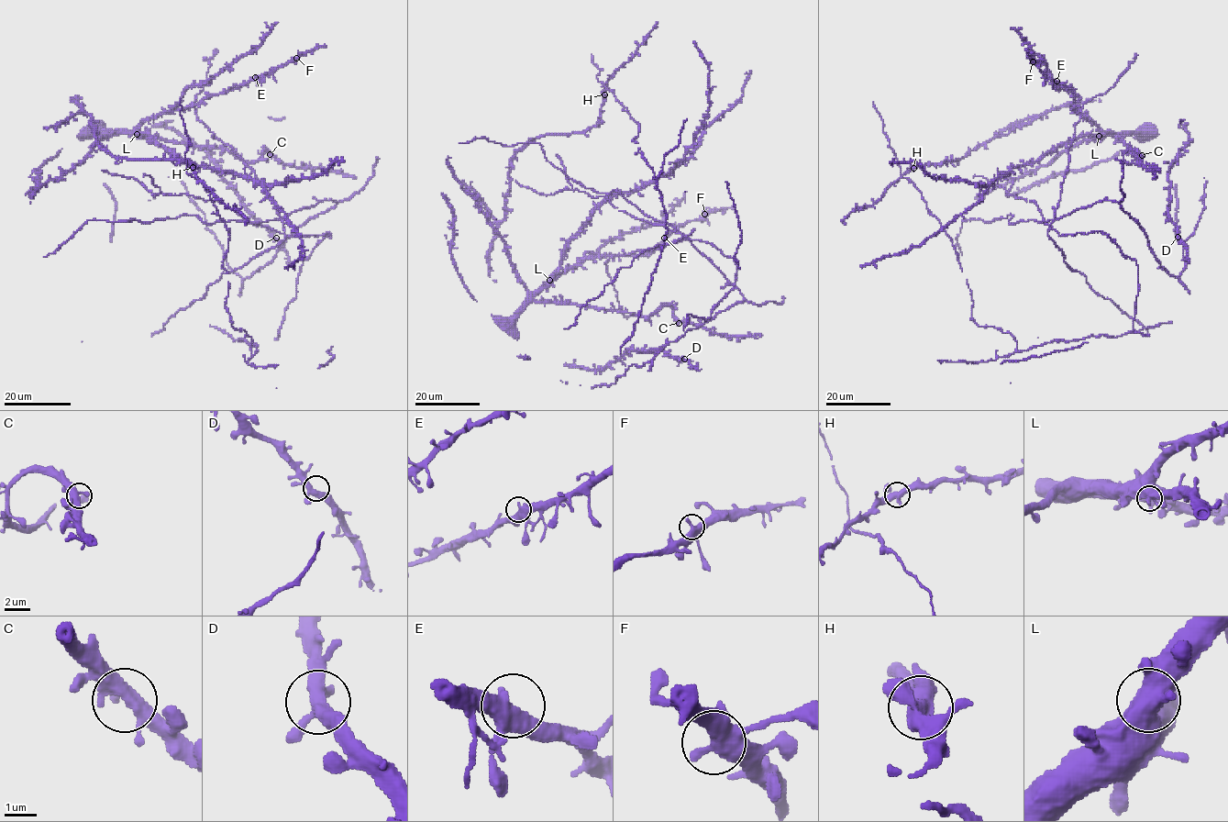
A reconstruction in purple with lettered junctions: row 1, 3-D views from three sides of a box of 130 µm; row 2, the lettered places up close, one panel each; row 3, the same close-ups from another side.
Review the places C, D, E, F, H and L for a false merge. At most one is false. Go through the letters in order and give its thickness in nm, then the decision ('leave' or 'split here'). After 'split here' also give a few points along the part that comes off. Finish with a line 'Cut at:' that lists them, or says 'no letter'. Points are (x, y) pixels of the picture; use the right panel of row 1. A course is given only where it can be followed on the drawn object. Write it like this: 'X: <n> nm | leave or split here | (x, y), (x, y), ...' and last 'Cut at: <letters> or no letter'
C: 400 nm | leave
D: 360 nm | leave
E: 440 nm | leave
F: 420 nm | leave
H: 400 nm | leave
L: 440 nm | leave
Cut at: no letter

